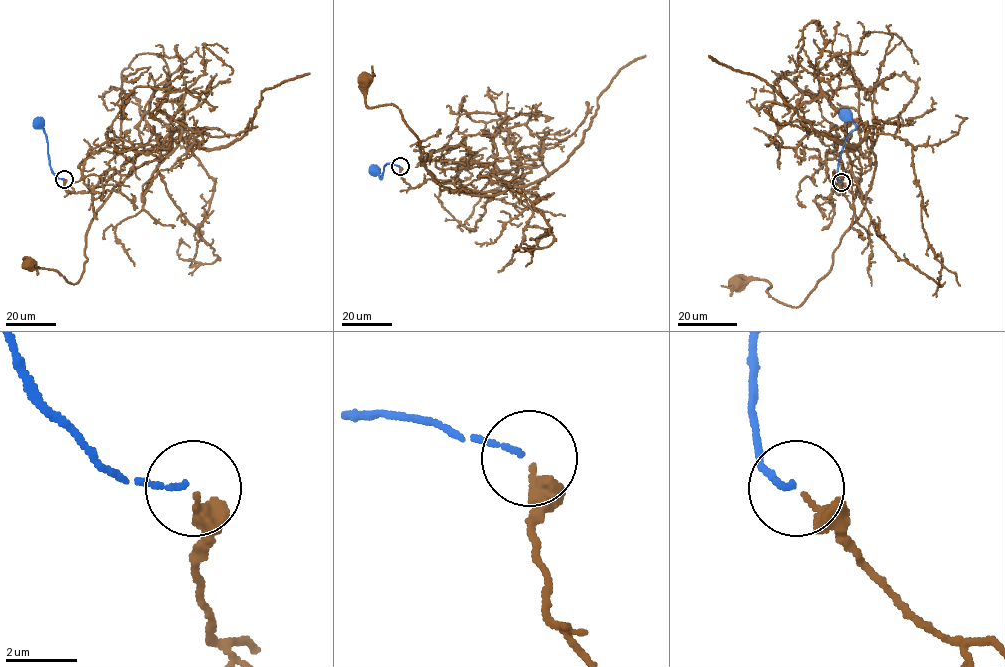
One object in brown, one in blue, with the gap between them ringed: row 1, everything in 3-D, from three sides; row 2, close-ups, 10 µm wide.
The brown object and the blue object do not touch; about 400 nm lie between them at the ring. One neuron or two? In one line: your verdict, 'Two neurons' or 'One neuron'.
Two neurons

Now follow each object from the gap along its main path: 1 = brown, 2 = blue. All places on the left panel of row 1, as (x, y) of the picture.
1: (63, 179), (65, 189), (88, 192), (130, 159), (172, 142), (116, 186), (97, 211), (76, 283), (27, 263)
2: (63, 178), (58, 178), (50, 167), (48, 142), (40, 124)

